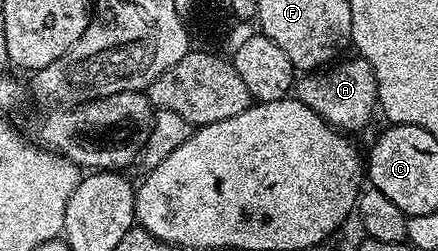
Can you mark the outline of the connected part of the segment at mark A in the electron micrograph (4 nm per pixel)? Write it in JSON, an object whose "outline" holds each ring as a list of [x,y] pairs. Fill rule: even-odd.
{"outline":[[[353,57],[339,60],[326,68],[303,74],[295,82],[294,95],[308,108],[314,109],[327,123],[337,130],[353,133],[362,128],[378,105],[377,79],[373,67],[365,59]]]}

